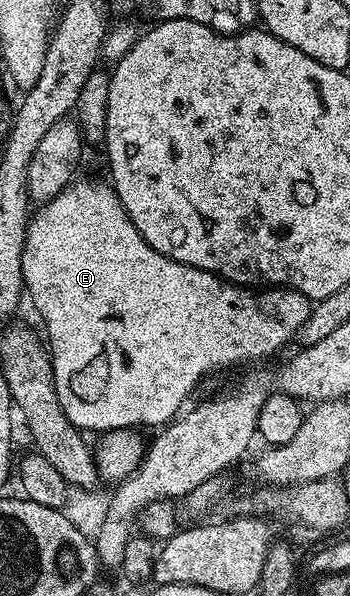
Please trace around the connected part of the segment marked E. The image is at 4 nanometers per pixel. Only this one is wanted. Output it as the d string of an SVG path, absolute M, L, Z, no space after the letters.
M74 180L65 189L60 190L54 198L38 205L32 211L29 227L25 229L25 247L23 248L23 280L27 298L33 301L35 309L41 313L45 321L44 333L47 335L47 349L53 359L53 375L55 376L55 392L59 396L59 404L63 412L67 412L67 420L75 424L82 432L97 430L128 430L141 426L164 427L174 421L182 413L189 393L208 376L212 370L225 370L228 366L237 366L240 362L253 362L256 358L269 358L276 350L281 350L289 341L298 337L311 309L310 299L304 298L297 290L288 288L269 288L258 292L253 288L238 286L222 280L218 275L177 262L173 258L163 256L131 224L131 216L123 208L119 196L112 185L105 182L80 182Z

